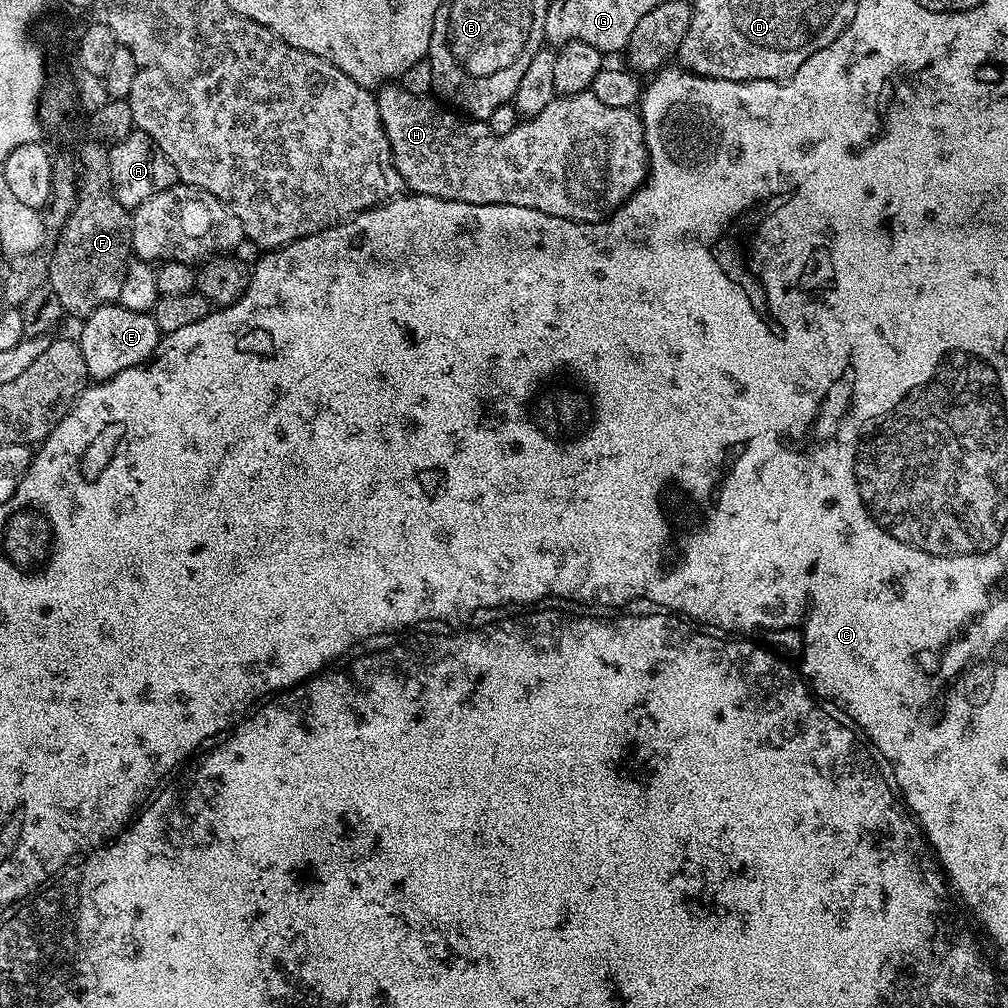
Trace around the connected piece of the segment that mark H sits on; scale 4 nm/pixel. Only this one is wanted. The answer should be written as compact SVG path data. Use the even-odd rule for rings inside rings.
M396 82L385 83L379 89L376 101L378 102L378 110L382 118L382 126L386 130L388 141L390 142L392 161L396 163L396 169L402 174L405 185L413 193L421 196L437 196L443 200L470 202L471 204L522 206L523 208L542 210L542 214L550 214L554 218L576 220L580 224L595 224L601 220L608 219L612 213L621 208L643 186L648 178L649 145L645 141L644 123L640 121L639 115L631 108L615 108L614 106L606 106L606 102L598 102L598 98L591 90L579 92L573 96L557 95L556 99L550 102L550 106L546 106L546 110L542 110L542 114L521 119L519 126L514 130L510 130L510 134L505 136L495 136L485 121L468 119L452 110L443 112L440 109L442 104L439 99L433 98L431 95L415 96L410 94L410 90L401 88L399 83Z

